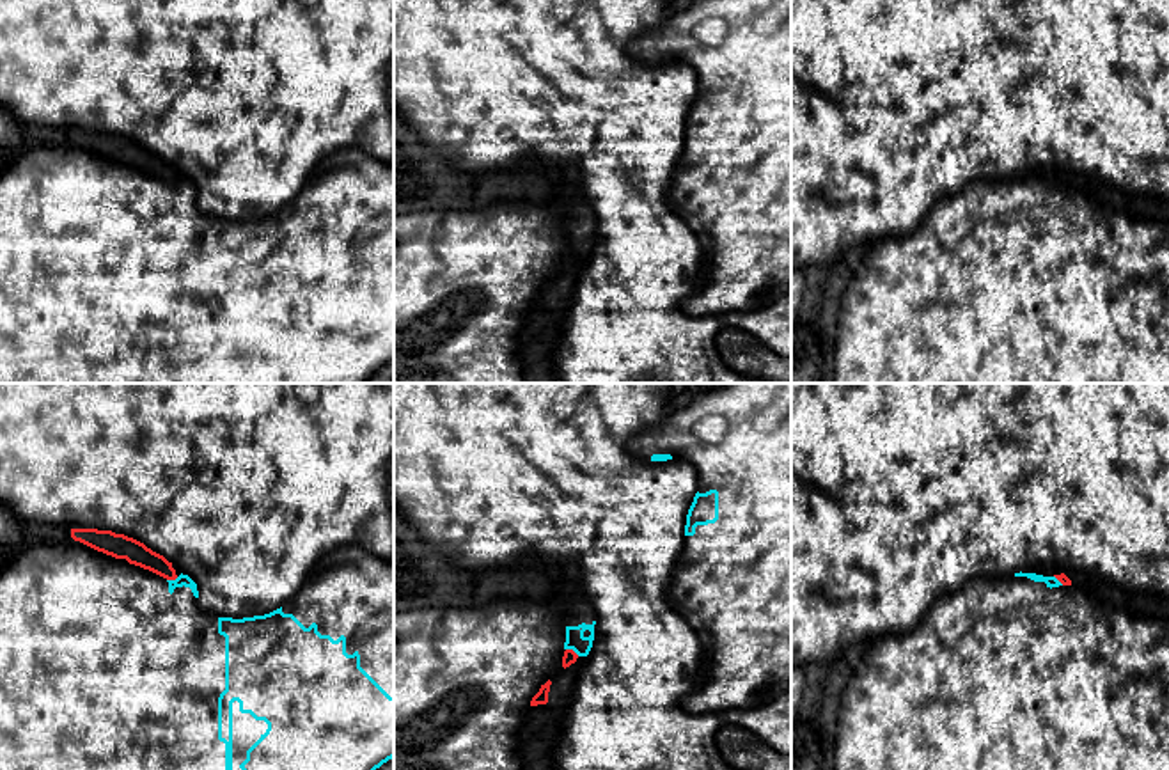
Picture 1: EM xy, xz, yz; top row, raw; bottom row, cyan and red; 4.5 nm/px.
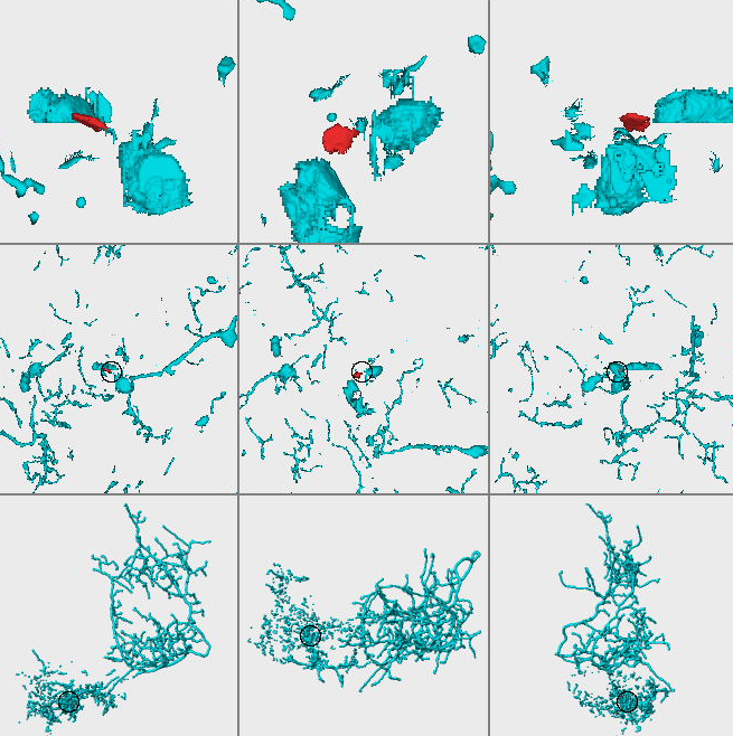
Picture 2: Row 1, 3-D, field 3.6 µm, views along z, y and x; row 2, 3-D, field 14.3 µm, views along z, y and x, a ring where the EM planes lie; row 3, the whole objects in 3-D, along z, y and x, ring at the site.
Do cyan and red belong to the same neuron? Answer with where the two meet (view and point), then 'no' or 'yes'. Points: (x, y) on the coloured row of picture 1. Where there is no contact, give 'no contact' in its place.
contact xz (573, 650); no

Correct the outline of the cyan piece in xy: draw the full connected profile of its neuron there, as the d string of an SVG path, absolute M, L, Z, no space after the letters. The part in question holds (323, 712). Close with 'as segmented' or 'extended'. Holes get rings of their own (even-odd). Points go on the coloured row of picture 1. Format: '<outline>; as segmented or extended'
M20 538L0 571L0 770L376 770L394 758L394 564L357 546L339 546L316 562L300 591L280 609L254 617L218 617L199 607L197 584L188 575L167 580L149 570L98 552L73 538L59 546L35 546Z; extended

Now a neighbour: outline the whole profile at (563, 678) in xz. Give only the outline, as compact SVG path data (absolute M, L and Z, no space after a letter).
M566 649L552 678L532 697L525 711L527 720L518 735L522 770L557 770L555 749L580 667L582 656Z

